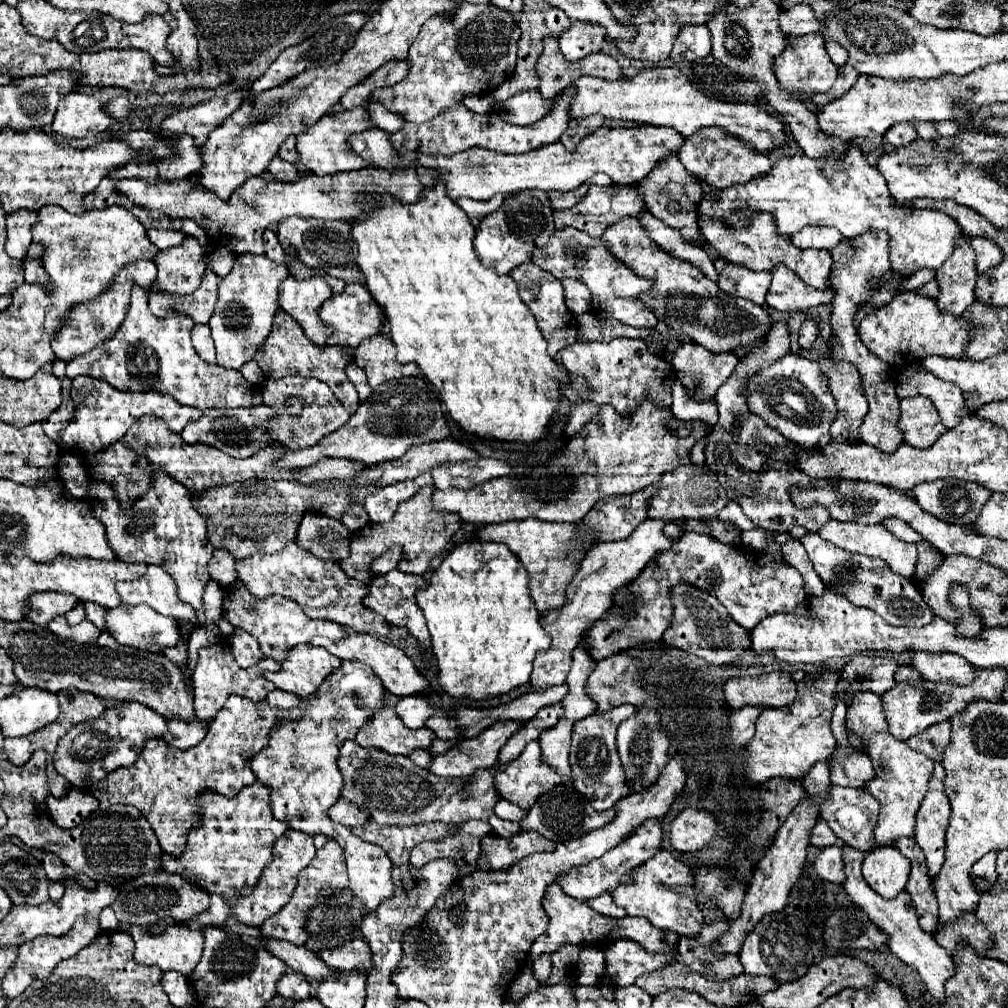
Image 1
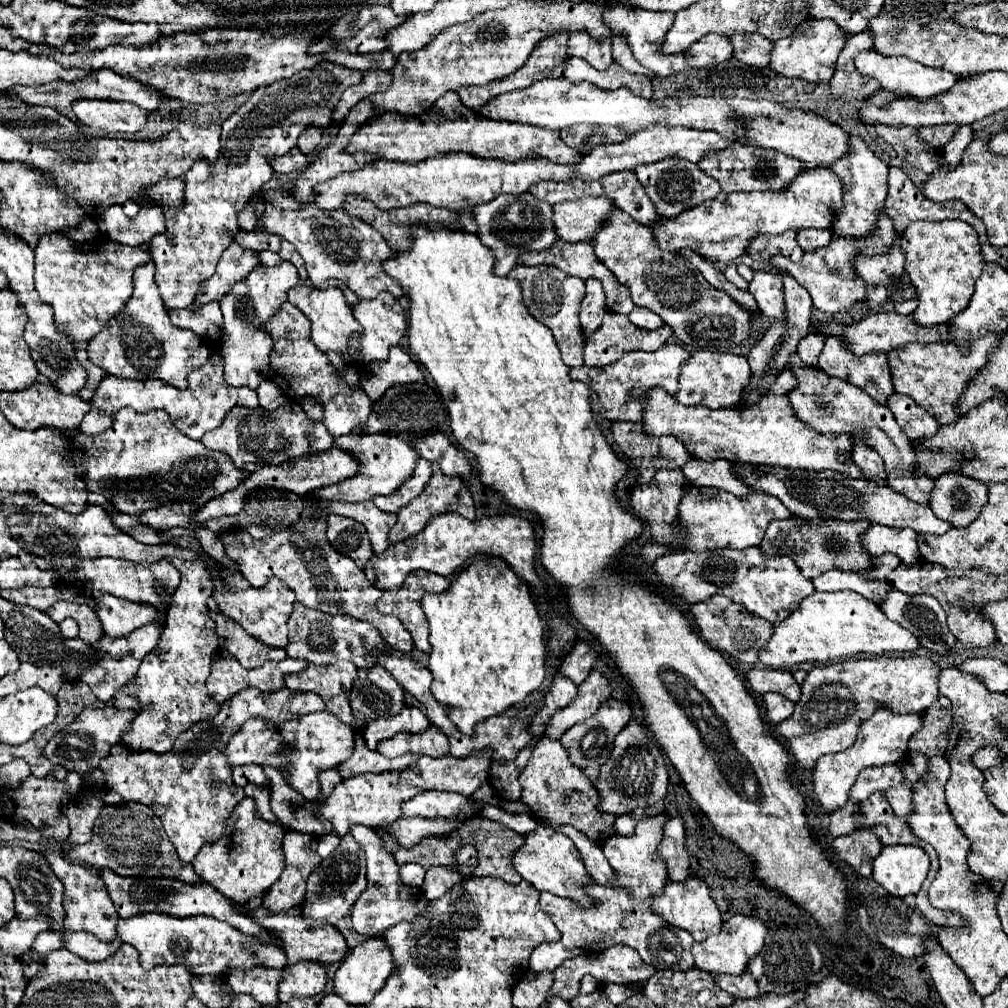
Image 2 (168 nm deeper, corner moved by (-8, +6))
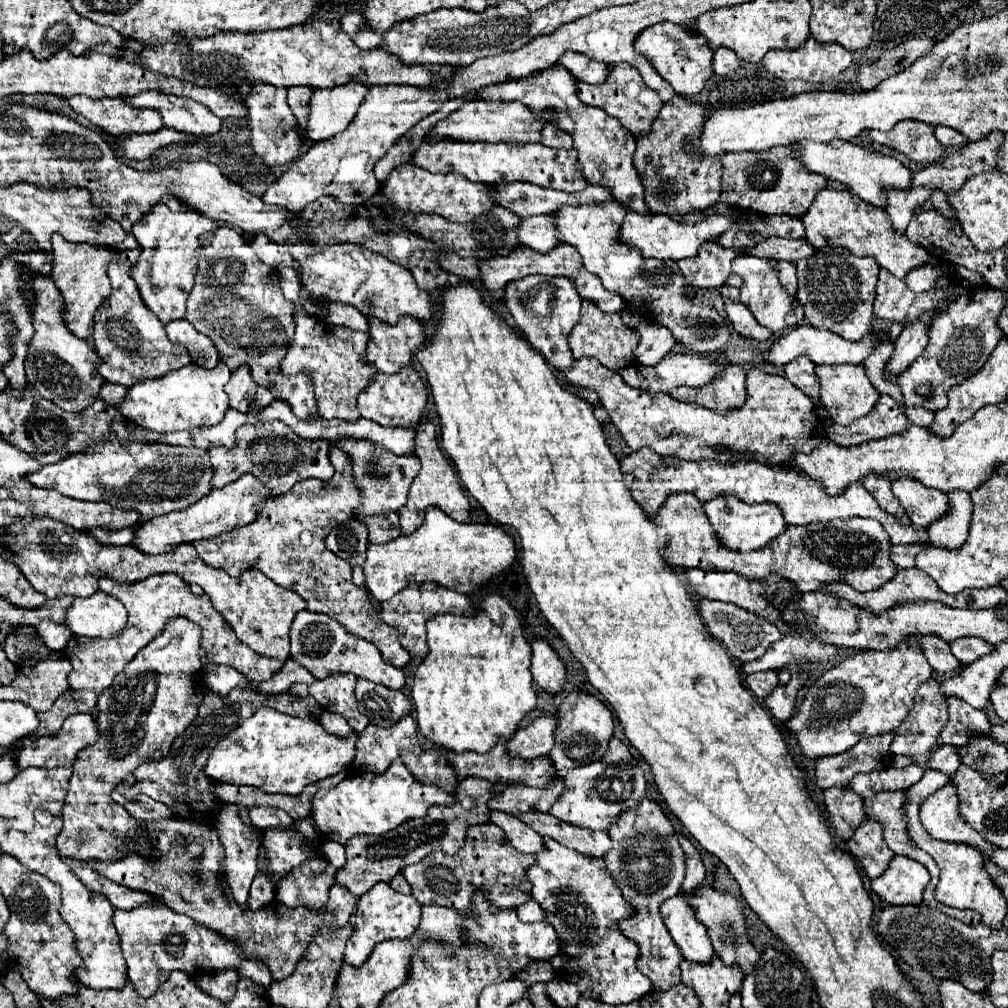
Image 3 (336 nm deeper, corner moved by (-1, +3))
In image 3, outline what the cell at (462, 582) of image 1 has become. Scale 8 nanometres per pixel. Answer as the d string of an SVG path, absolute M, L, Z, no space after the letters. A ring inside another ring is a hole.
M488 594L478 604L476 616L440 614L428 624L428 656L416 668L412 700L416 706L416 722L422 736L434 746L448 752L490 752L498 738L514 738L520 722L536 708L536 692L530 674L530 644L522 634L516 610L500 594Z

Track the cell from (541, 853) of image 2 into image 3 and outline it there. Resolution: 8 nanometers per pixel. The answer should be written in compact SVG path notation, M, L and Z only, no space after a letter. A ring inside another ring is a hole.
M544 838L546 850L538 856L538 864L530 866L526 876L532 882L532 898L548 912L546 922L556 930L562 944L560 954L568 956L570 964L562 968L562 978L578 986L580 994L604 1004L628 1004L640 1000L650 990L650 980L638 972L638 946L626 938L618 924L636 914L636 910L622 898L604 860L582 858L574 850L558 846Z

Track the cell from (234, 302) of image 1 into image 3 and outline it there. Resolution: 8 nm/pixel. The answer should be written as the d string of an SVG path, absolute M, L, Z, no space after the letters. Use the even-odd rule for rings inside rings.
M240 366L236 372L232 372L230 382L224 388L230 398L230 408L236 408L238 412L248 412L250 406L254 404L256 388L258 386L252 380L248 366Z

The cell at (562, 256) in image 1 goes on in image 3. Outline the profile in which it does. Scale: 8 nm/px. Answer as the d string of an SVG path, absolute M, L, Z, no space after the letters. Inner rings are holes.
M560 244L558 248L554 248L554 250L546 252L546 254L534 254L534 250L522 250L522 248L518 248L518 250L510 252L508 256L494 256L494 258L482 260L482 262L478 262L478 268L480 268L480 282L482 282L482 286L490 292L492 300L496 300L496 302L504 300L504 292L506 292L508 282L526 278L530 274L546 274L546 276L564 276L564 278L570 278L574 282L580 298L594 302L604 312L618 312L618 310L624 308L624 300L618 294L608 292L602 286L600 278L594 276L594 274L590 274L584 268L582 258L580 258L578 250L574 250L574 246Z

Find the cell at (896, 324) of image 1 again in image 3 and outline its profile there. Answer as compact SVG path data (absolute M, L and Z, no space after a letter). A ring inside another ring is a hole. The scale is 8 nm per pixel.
M800 324L770 344L770 348L764 352L764 362L774 366L774 368L784 368L788 362L806 354L816 366L822 366L822 364L860 364L862 358L866 358L870 354L870 350L874 350L874 342L882 340L884 336L886 334L876 332L870 338L864 338L862 342L850 342L846 338L838 338L836 334L832 334L828 330L814 330L810 324Z

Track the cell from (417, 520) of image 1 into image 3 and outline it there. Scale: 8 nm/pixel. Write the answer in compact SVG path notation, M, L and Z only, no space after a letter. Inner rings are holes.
M424 422L422 430L416 430L416 454L422 462L422 470L418 472L418 478L414 478L412 486L410 486L410 494L408 494L408 502L402 506L402 510L398 510L400 516L400 526L402 526L402 534L410 534L414 532L422 520L424 520L424 510L430 504L436 504L438 508L442 508L448 516L452 516L456 522L466 522L468 514L470 514L470 504L468 504L468 496L462 490L456 472L452 470L448 458L440 452L438 442L436 442L436 428L430 422Z

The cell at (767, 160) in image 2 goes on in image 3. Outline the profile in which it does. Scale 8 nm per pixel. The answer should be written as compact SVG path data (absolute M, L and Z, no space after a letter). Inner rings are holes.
M776 146L764 152L730 152L722 156L722 200L760 214L802 216L808 212L814 196L826 188L828 180L812 174L796 158L794 146Z

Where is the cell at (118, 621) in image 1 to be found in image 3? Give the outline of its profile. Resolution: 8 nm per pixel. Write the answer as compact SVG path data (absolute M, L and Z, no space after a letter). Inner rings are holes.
M96 592L90 598L76 598L66 610L66 626L76 636L110 638L126 624L126 608L112 596Z

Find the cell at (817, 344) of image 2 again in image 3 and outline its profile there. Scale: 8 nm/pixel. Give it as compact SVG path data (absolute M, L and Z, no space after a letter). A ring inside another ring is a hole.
M796 358L784 368L786 380L790 380L796 388L800 388L810 400L820 398L820 382L814 374L814 364L808 358Z

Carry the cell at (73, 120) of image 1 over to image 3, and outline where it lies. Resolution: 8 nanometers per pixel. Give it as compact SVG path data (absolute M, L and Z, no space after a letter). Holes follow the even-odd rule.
M74 96L68 102L74 112L82 114L86 120L90 120L98 128L110 130L110 134L122 134L122 130L130 130L130 134L156 132L164 126L158 110L134 108L122 98L90 100L90 98Z

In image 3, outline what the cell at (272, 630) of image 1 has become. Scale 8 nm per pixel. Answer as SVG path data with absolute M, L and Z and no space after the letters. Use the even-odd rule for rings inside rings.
M300 612L292 624L292 658L306 666L316 678L326 678L332 674L354 674L356 678L364 678L392 690L402 690L406 684L404 672L396 666L390 666L378 654L378 648L372 642L362 638L354 638L354 634L346 634L338 622L328 618L326 614L316 612Z

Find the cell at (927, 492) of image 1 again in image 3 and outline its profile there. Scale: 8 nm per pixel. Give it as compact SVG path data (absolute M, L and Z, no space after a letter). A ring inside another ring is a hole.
M948 492L950 496L950 514L928 530L928 542L936 548L948 548L956 550L960 548L968 538L968 526L970 526L970 514L972 514L972 502L968 492Z

